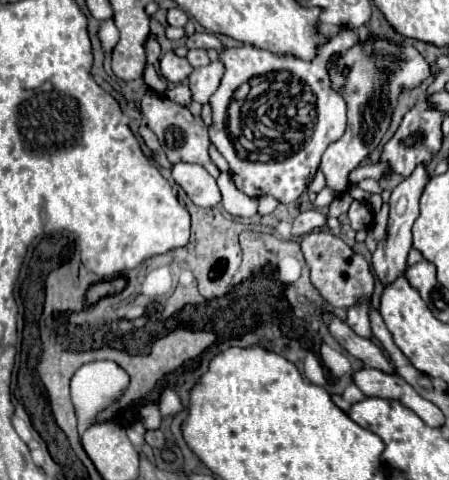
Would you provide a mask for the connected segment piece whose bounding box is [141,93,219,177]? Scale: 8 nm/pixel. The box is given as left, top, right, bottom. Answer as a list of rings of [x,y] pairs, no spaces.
[[[145,93],[143,101],[141,101],[141,113],[147,117],[149,129],[157,135],[161,149],[165,151],[167,159],[173,165],[179,161],[197,163],[197,165],[203,165],[211,177],[219,177],[219,169],[213,165],[213,161],[209,159],[209,153],[207,153],[209,135],[207,135],[207,125],[201,121],[201,117],[193,117],[187,107],[173,103],[171,99],[167,99],[163,95],[153,97],[151,93]]]

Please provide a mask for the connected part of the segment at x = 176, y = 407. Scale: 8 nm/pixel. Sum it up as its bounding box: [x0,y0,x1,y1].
[159,387,183,417]

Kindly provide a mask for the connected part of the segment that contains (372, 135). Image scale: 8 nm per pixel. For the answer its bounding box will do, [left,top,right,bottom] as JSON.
[319,41,431,197]

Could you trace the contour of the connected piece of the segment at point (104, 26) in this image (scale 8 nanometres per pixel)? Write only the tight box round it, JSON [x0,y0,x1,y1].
[99,19,119,55]

